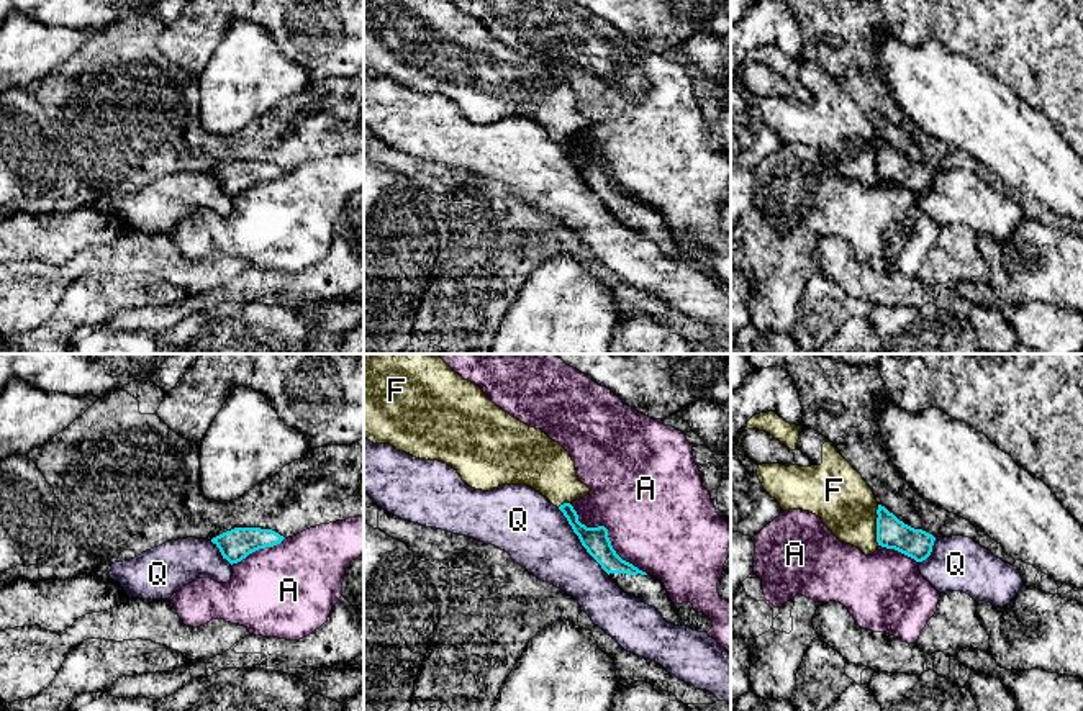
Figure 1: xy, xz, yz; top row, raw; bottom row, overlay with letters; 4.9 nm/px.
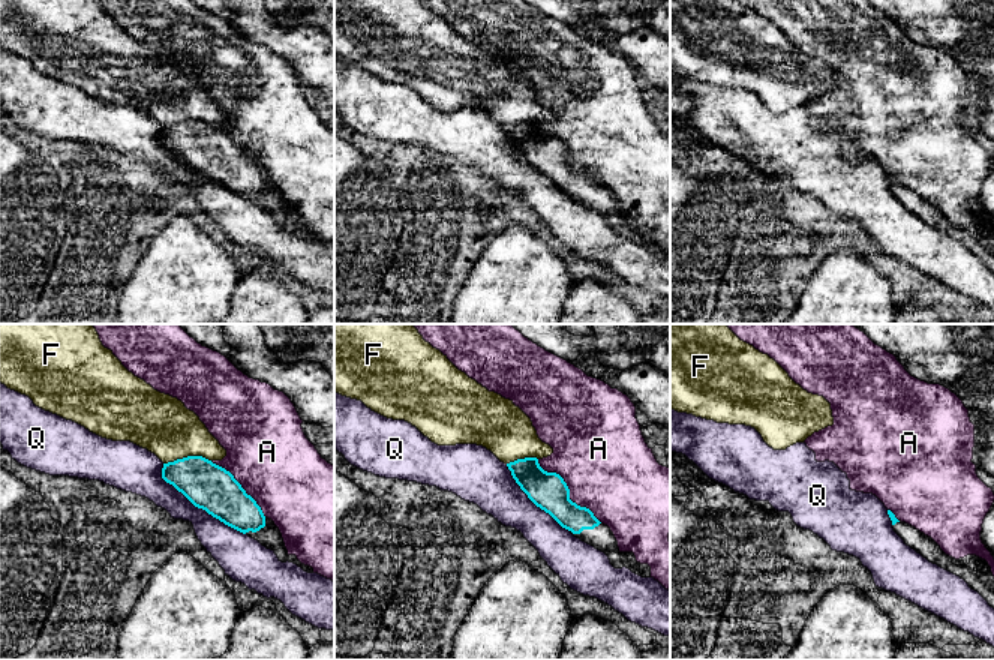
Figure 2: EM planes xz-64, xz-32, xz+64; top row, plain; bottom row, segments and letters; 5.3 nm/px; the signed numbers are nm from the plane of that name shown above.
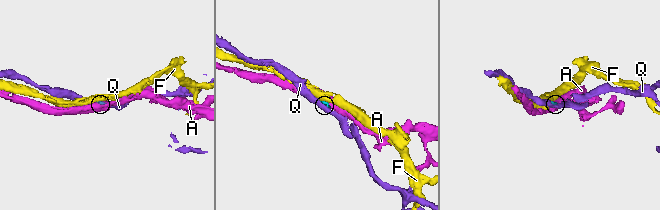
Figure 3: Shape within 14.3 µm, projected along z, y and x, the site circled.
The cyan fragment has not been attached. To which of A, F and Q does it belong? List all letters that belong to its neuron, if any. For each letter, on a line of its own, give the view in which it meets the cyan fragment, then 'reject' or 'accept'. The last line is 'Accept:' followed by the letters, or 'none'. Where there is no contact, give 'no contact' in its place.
A: xz | reject
F: yz | reject
Q: xz | reject
Accept: none

